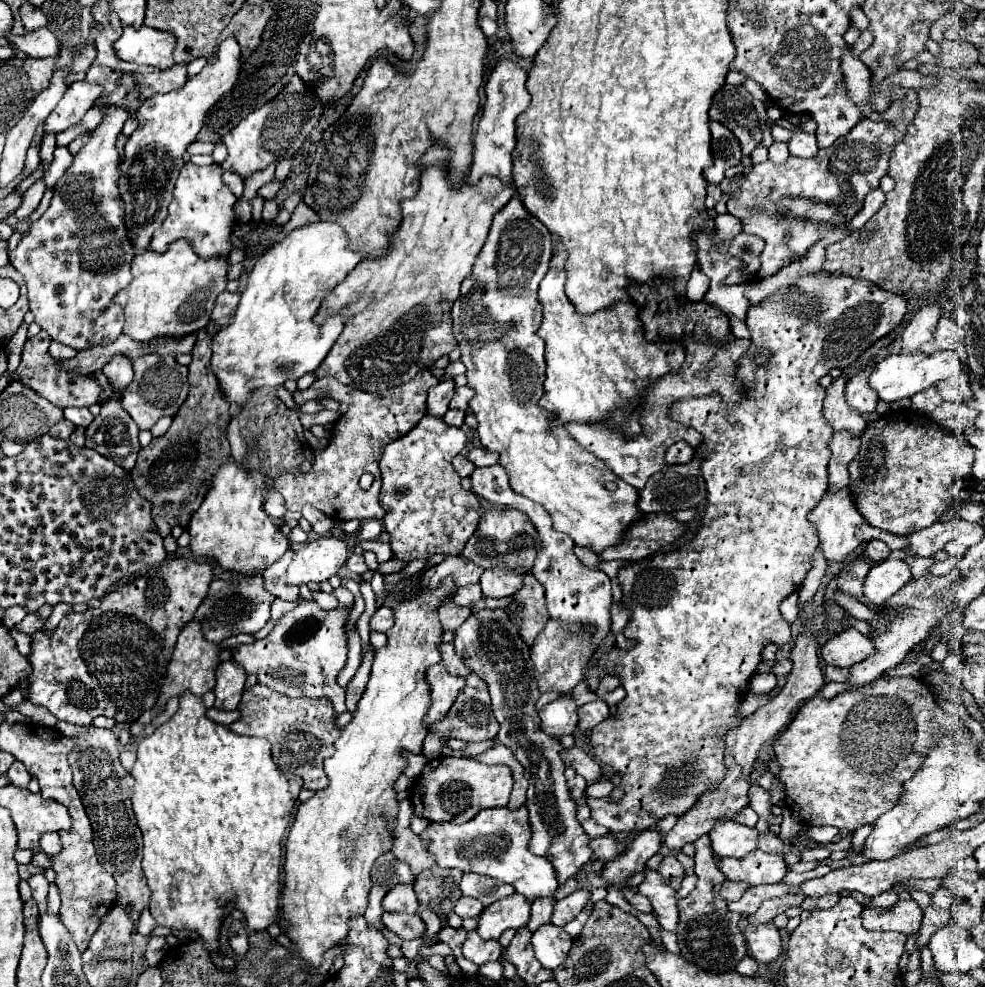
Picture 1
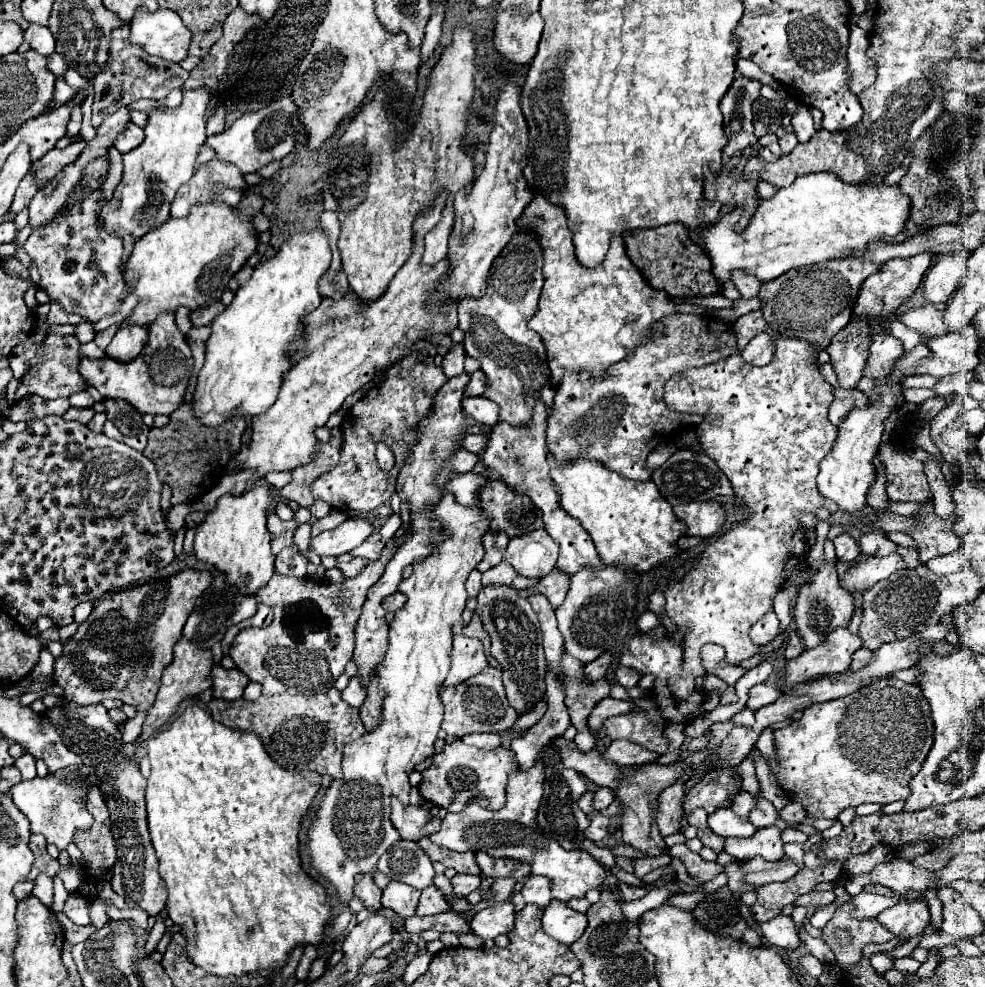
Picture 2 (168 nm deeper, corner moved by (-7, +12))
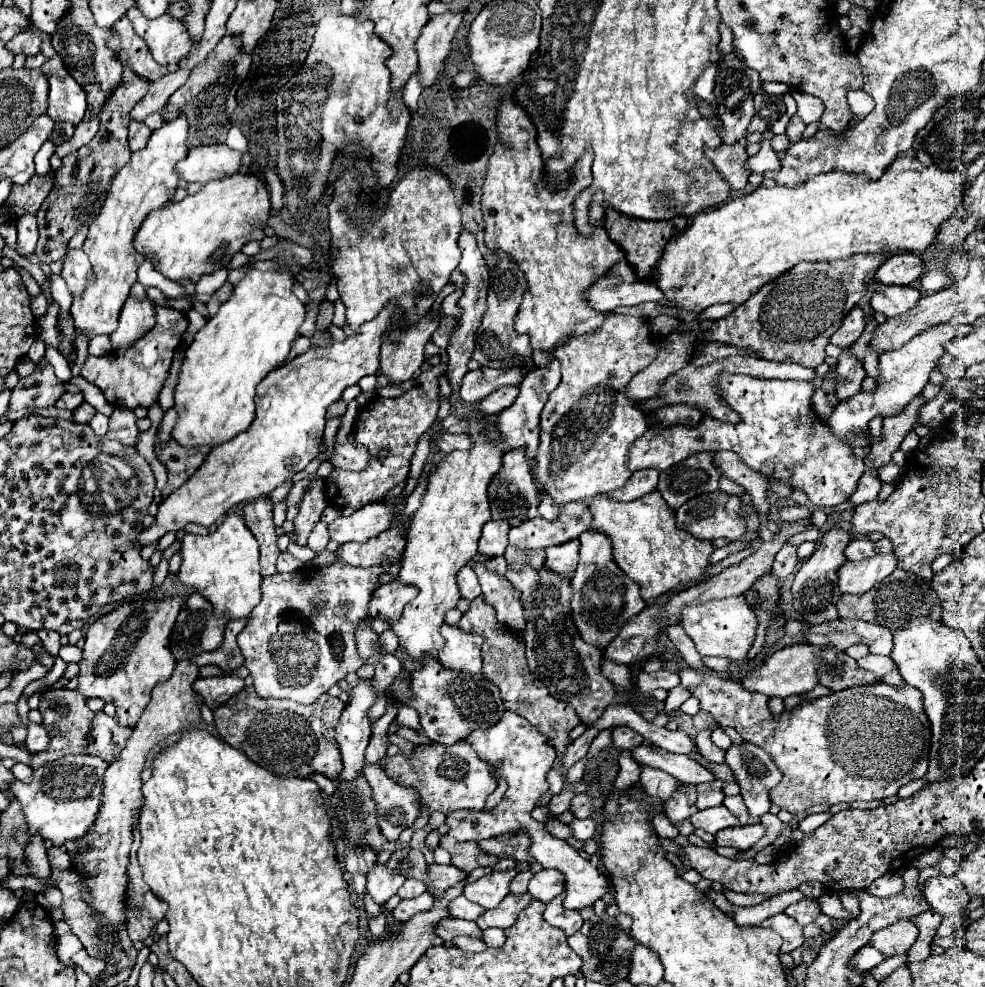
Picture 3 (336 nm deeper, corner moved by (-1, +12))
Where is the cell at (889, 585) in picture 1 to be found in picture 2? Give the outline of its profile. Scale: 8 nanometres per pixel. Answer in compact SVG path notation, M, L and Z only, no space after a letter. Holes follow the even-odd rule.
M898 552L888 554L888 556L880 556L880 558L868 558L864 562L860 562L856 568L850 568L844 574L844 580L840 582L842 588L846 590L866 590L870 586L874 586L880 580L886 580L888 576L892 576L898 570L904 570L906 562L902 560L902 556Z

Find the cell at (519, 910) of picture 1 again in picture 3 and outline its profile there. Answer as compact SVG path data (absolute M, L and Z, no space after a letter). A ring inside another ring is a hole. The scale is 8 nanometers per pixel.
M542 870L542 872L534 874L534 878L530 880L528 892L536 900L548 904L552 898L556 898L558 894L564 892L564 874L556 872L556 870Z

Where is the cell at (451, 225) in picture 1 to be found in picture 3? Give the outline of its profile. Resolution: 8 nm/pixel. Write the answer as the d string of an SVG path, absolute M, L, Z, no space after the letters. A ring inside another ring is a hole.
M388 304L384 312L362 326L362 334L354 334L344 342L332 342L330 348L310 348L306 354L270 372L256 386L256 418L248 430L230 442L216 446L192 478L162 500L152 526L140 532L136 546L144 548L156 544L166 532L178 532L188 522L210 528L234 506L268 496L286 478L302 472L308 462L320 454L326 408L342 396L344 388L358 384L362 376L376 374L380 338L390 324L388 320L392 314L394 306Z

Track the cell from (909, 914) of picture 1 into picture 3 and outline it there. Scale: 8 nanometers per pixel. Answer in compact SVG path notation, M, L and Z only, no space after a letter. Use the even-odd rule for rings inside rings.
M898 920L896 924L890 924L874 932L870 946L874 946L886 958L890 958L890 956L908 952L916 938L918 938L918 928L910 920Z

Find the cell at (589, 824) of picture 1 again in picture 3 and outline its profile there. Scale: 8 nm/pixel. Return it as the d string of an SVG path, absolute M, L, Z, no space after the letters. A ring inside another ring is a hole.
M586 818L586 820L572 820L570 824L570 830L574 834L574 838L586 842L588 838L594 838L596 834L596 822L592 818Z

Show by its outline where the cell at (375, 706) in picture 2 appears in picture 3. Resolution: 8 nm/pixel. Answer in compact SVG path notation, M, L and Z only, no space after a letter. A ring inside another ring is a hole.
M388 702L386 714L372 724L372 738L370 738L370 744L366 748L366 760L368 762L378 762L380 758L386 756L386 750L390 746L390 742L388 742L388 724L394 720L396 714L398 714L396 704Z

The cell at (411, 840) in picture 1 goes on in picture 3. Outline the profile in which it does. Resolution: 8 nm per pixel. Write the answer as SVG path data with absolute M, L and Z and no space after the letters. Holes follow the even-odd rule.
M364 764L362 772L372 788L380 834L388 842L398 842L400 832L412 826L418 818L420 794L414 788L390 780L380 764Z

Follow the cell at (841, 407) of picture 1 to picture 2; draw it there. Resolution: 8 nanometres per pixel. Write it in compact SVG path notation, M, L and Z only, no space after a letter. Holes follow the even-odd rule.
M852 320L842 332L832 338L832 344L826 348L830 362L838 374L836 388L856 388L862 378L862 368L868 360L870 346L870 328L866 320Z

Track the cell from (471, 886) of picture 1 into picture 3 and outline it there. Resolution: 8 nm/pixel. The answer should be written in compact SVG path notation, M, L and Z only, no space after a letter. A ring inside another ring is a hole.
M514 832L514 834L500 834L488 840L480 840L482 850L496 854L498 858L504 856L514 856L518 862L528 862L532 860L532 856L528 856L528 848L530 848L532 840L528 836L528 832Z

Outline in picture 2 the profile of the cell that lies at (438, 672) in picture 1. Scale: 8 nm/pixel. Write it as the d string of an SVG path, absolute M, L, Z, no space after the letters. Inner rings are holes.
M454 636L454 648L452 648L452 666L446 678L446 686L458 686L460 682L472 678L474 674L482 672L488 662L482 650L480 640L466 638L466 636Z

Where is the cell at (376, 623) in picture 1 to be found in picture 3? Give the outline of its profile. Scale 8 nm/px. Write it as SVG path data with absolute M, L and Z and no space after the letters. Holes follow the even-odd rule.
M392 580L388 584L382 584L376 588L372 602L370 602L370 616L382 618L388 624L400 616L404 606L412 602L416 596L416 588L408 584L400 584L400 580Z

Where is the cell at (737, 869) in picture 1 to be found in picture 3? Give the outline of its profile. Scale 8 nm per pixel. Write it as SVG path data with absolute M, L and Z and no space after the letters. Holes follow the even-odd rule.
M746 824L746 826L736 826L736 828L726 828L716 834L716 844L718 846L734 846L740 850L752 848L762 836L766 834L762 824Z

